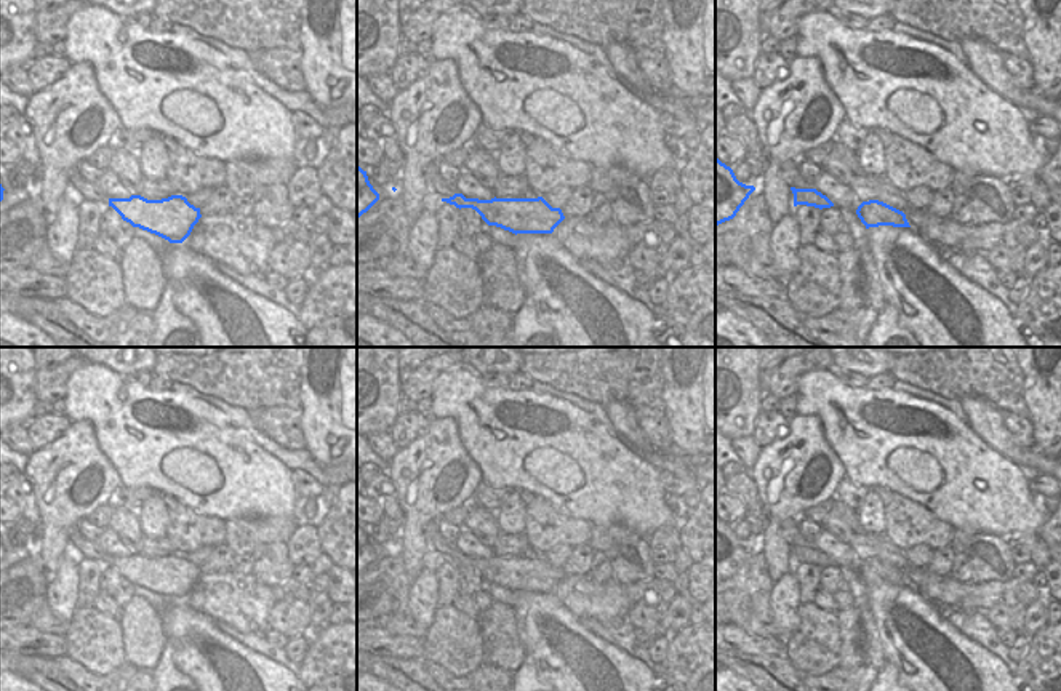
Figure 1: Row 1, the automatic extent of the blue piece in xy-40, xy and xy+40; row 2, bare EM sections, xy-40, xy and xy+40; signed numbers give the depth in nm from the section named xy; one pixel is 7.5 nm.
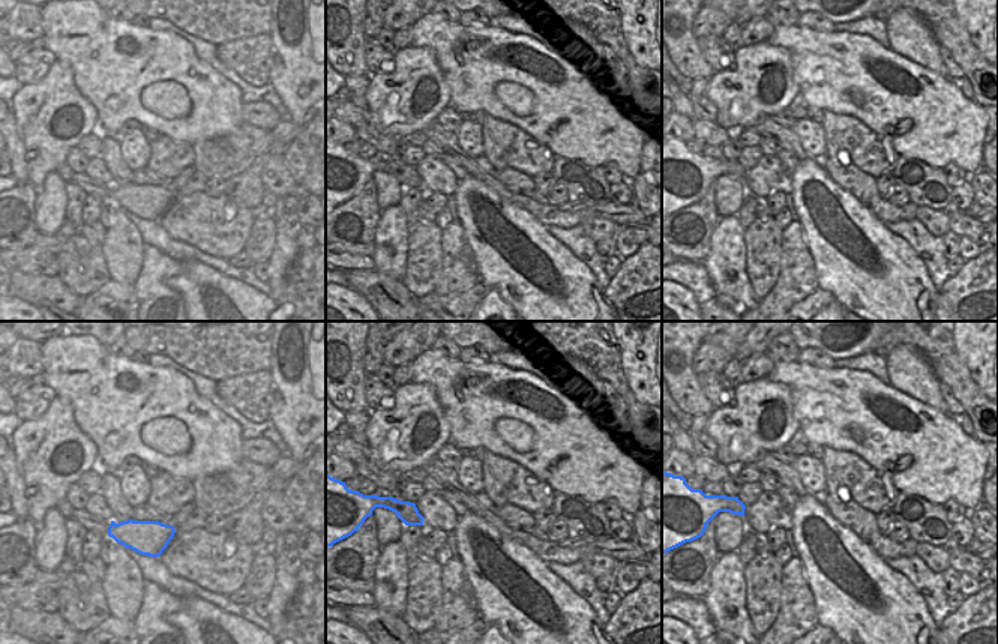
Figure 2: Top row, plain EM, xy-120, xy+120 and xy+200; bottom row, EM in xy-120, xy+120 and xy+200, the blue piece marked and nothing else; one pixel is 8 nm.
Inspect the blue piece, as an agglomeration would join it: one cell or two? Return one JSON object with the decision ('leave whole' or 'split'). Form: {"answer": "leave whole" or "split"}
{"answer": "leave whole"}

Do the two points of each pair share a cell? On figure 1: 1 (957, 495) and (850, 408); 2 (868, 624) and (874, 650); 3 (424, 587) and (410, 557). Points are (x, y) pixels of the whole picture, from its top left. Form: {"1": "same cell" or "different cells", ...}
{"1": "same cell", "2": "same cell", "3": "different cells"}

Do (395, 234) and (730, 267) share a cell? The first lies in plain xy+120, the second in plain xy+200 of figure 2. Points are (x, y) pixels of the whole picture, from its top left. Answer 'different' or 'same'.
same

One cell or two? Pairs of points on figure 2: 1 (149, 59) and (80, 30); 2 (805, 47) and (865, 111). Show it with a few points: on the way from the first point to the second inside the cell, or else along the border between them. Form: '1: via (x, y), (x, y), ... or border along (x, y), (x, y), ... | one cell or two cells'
1: via (132, 57), (110, 57), (96, 44) | one cell
2: via (823, 65), (827, 69), (827, 83), (847, 102) | one cell

